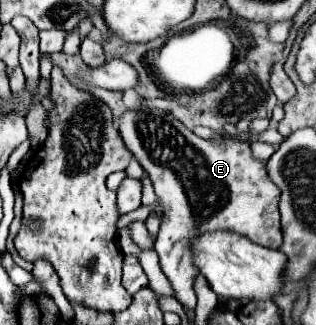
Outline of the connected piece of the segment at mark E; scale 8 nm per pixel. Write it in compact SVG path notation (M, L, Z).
M129 109L119 117L119 131L149 173L159 207L163 209L161 229L155 241L155 251L167 279L171 281L181 305L195 309L197 295L193 289L195 271L191 255L191 239L207 231L235 231L257 245L279 249L279 187L267 175L267 163L251 155L249 143L223 139L219 145L207 143L179 123L171 113L157 109Z

